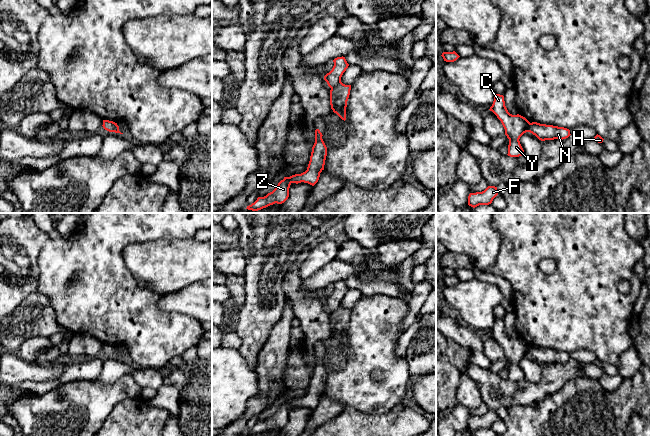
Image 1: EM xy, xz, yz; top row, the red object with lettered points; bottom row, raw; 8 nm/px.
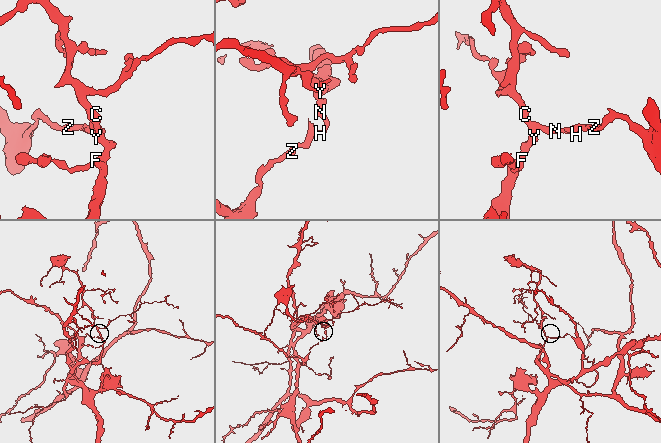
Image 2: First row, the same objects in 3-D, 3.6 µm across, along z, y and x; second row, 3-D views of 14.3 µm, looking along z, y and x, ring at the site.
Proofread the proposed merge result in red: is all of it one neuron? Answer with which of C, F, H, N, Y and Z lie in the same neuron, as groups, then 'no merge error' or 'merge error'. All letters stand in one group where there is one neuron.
C F Y / H N Z | merge error

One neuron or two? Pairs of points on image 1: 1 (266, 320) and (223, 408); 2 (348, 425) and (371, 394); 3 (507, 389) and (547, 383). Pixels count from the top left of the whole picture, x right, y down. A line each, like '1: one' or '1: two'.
1: two
2: two
3: one

